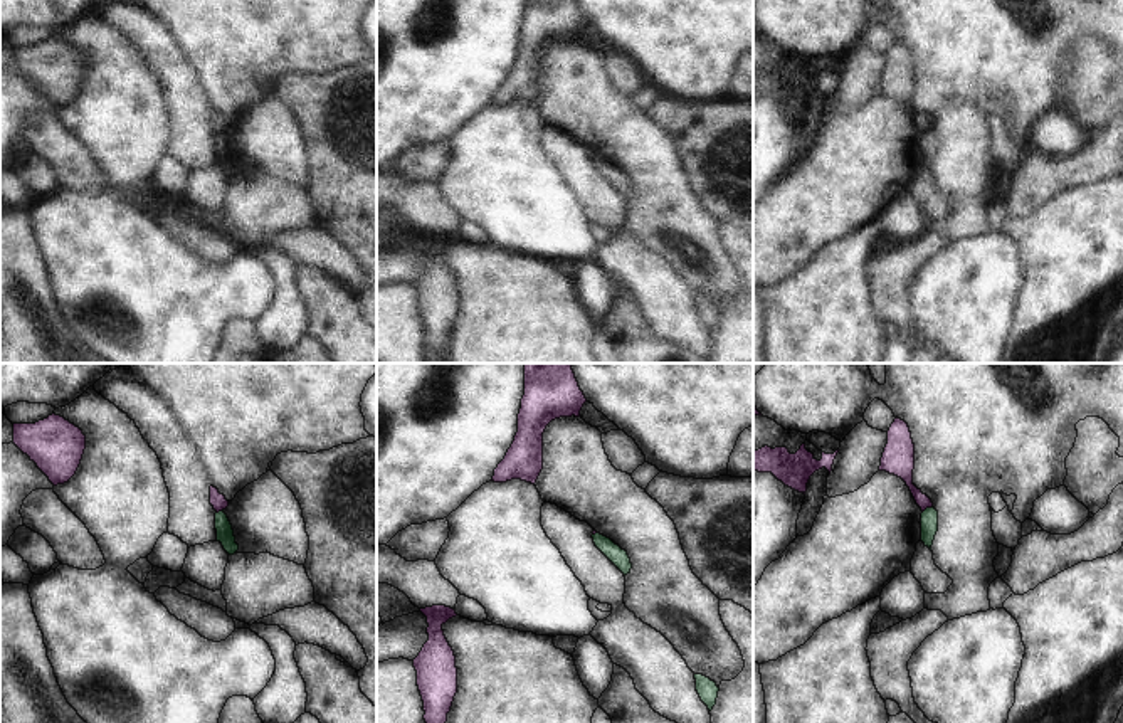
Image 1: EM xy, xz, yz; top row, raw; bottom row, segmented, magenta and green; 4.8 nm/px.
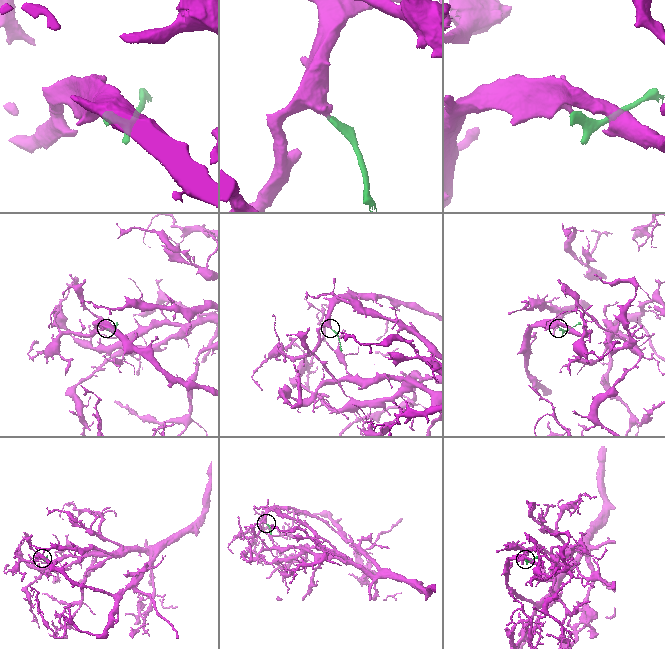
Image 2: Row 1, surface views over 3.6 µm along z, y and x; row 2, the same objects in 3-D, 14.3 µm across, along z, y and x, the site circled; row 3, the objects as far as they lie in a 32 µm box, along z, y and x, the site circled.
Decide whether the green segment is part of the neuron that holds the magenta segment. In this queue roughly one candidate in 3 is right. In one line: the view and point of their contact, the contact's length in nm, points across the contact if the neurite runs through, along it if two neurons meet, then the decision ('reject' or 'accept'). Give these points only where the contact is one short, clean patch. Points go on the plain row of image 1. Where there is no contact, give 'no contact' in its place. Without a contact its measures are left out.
yz (927, 130) | 60 nm | along yz (932, 128), (923, 135) | reject

